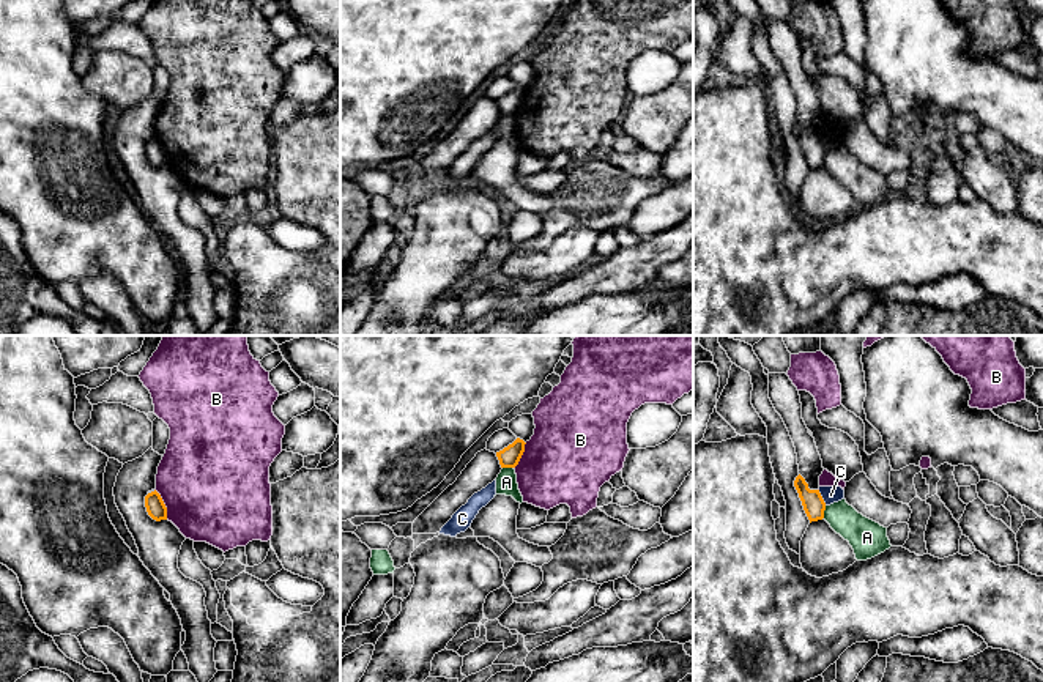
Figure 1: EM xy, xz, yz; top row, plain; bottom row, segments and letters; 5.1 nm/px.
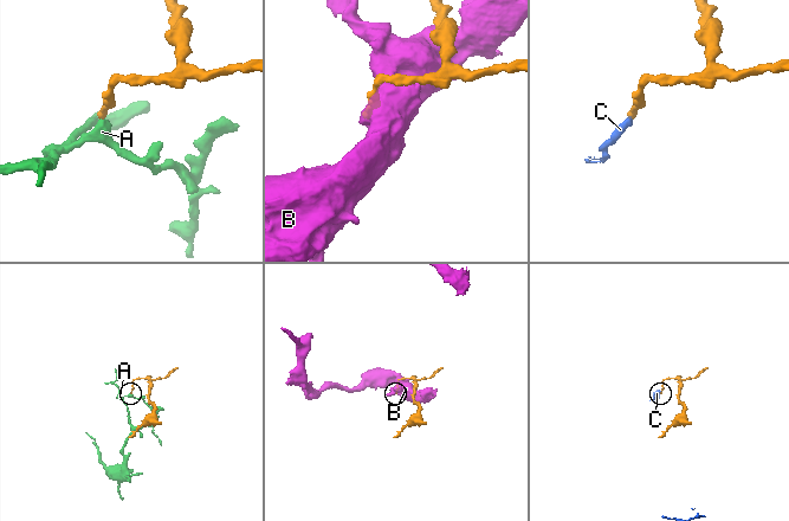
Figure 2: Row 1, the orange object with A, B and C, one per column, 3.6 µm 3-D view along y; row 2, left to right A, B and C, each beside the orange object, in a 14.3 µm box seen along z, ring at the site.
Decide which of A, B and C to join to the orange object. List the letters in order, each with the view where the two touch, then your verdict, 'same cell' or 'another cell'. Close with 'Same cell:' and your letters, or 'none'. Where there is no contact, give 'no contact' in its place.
A: yz | another cell
B: xy | another cell
C: yz | another cell
Same cell: none

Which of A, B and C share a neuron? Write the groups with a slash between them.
A / B / C

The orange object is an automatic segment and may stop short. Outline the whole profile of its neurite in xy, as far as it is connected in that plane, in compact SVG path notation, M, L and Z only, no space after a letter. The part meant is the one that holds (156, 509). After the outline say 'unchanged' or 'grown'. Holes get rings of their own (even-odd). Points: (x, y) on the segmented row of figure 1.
M156 490L145 496L145 507L153 520L167 520L167 507Z | unchanged

